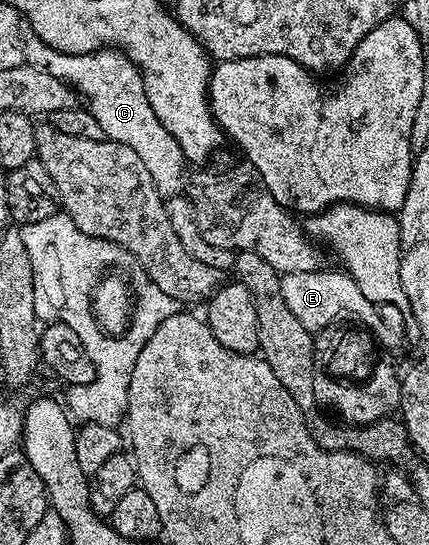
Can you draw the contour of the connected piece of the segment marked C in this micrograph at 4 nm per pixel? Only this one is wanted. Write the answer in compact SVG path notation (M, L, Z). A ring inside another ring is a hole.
M24 26L22 34L25 63L59 78L78 92L87 110L93 113L93 117L97 117L101 129L105 129L107 138L121 145L129 145L129 149L141 157L145 169L149 169L149 177L153 177L157 193L164 200L182 196L189 182L189 164L173 133L169 133L169 129L157 121L157 113L153 113L149 97L145 97L145 81L139 66L129 61L129 57L122 51L104 49L91 51L87 55L70 55L45 45L45 41L41 41L41 37L37 37L31 27Z

